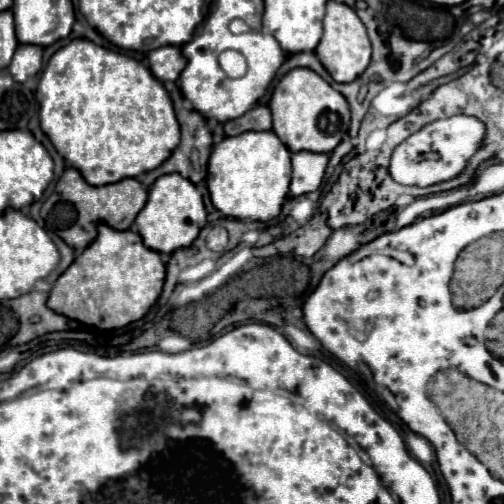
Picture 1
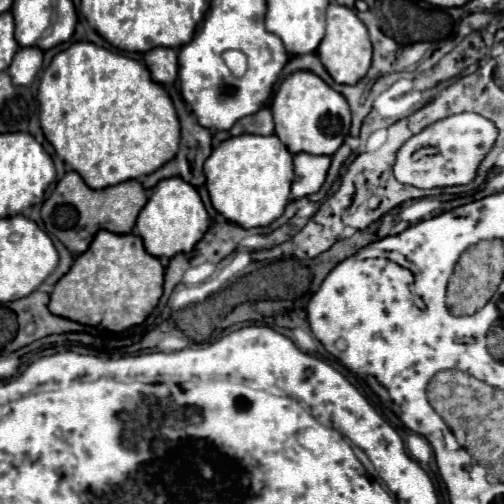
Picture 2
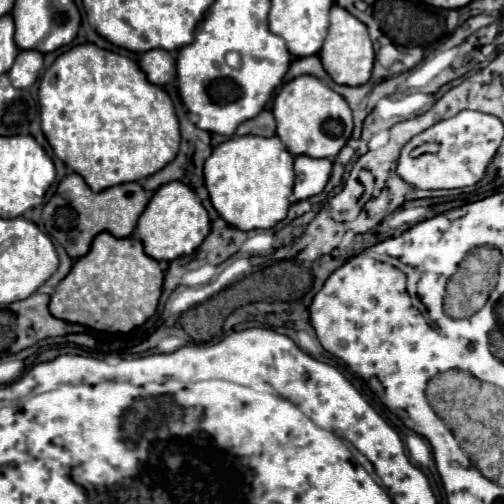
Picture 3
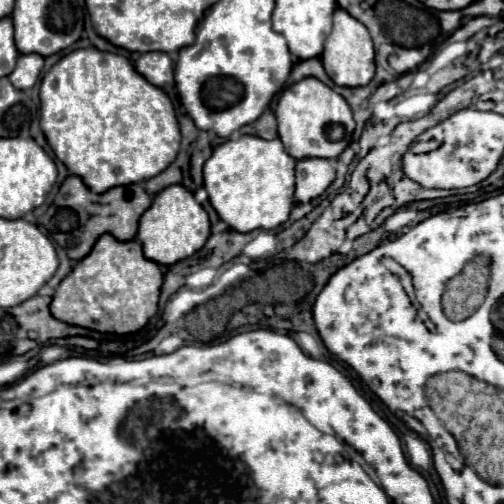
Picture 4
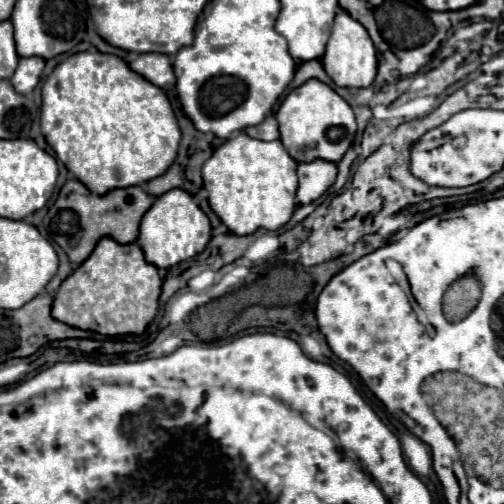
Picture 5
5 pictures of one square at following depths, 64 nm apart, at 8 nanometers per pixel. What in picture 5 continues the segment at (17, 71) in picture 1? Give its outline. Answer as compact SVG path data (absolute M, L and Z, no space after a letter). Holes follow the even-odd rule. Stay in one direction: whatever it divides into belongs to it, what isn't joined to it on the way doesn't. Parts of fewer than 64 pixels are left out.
M30 56L30 58L20 58L18 68L14 72L14 76L10 78L12 86L16 88L16 92L20 94L28 94L34 90L34 86L40 82L44 70L44 60L40 56Z

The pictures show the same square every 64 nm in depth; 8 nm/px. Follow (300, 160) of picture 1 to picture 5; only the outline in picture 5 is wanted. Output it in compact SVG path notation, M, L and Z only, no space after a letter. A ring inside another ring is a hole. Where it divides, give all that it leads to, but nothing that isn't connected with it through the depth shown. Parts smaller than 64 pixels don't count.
M312 160L308 164L298 164L298 192L296 198L300 204L310 204L320 198L336 180L336 164L328 164L328 160Z

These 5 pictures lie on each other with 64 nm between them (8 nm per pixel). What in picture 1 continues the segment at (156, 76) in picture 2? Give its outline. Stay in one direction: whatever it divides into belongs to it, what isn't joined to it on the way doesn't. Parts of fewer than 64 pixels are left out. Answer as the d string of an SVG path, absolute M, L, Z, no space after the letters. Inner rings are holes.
M162 46L148 54L148 66L152 74L160 80L176 80L184 70L184 56L178 46Z

